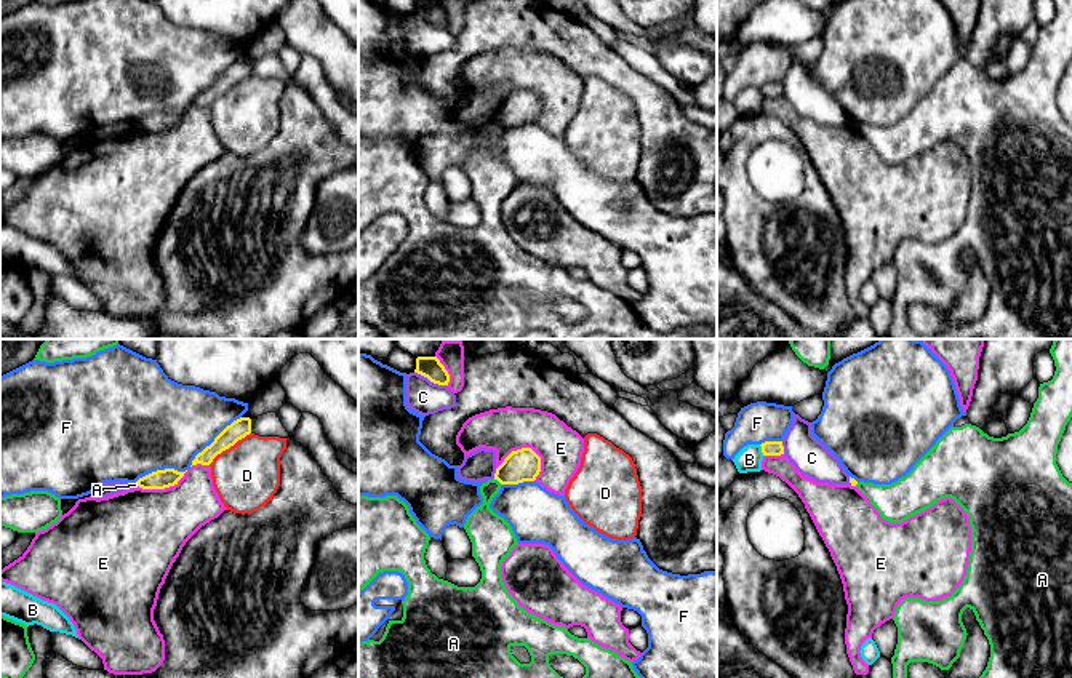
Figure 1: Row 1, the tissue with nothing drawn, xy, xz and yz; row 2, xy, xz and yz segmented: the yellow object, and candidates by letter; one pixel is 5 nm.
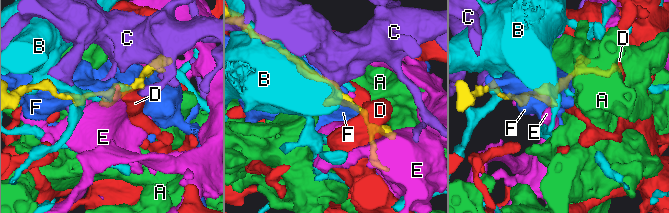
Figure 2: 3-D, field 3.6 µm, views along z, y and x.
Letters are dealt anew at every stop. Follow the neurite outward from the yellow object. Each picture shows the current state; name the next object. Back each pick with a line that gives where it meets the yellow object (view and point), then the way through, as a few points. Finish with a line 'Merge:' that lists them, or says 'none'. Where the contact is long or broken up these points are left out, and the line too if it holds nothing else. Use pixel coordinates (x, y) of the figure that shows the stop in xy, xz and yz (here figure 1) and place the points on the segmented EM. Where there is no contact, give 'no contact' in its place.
Merge: none

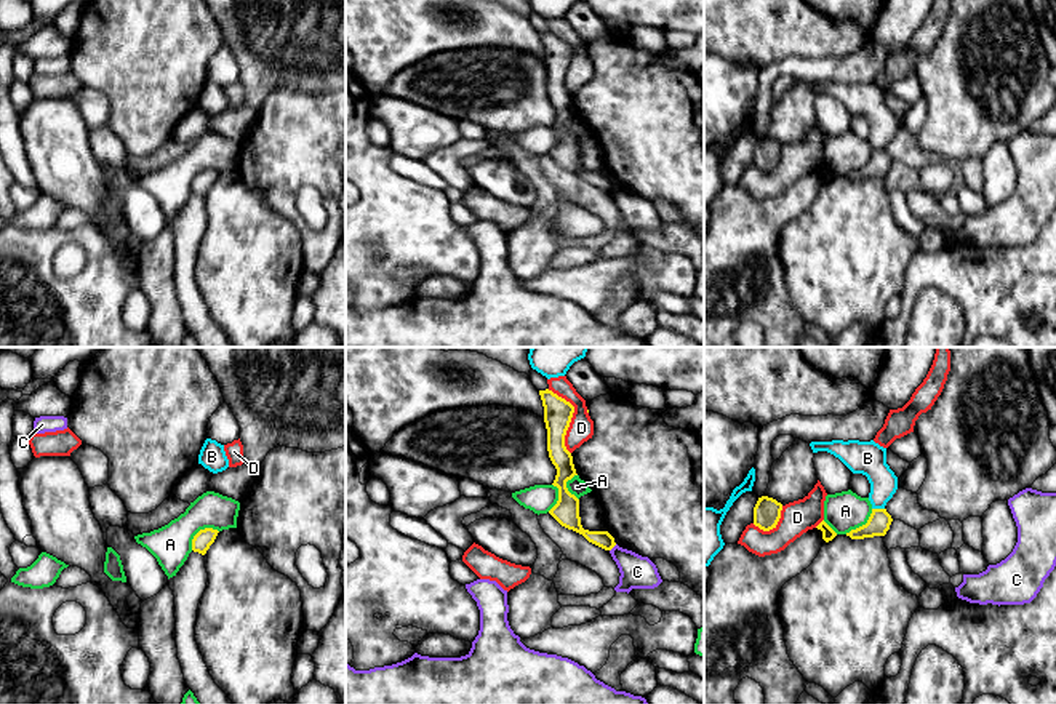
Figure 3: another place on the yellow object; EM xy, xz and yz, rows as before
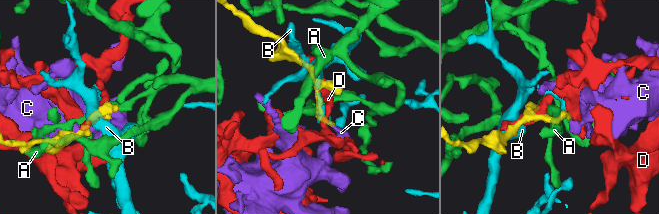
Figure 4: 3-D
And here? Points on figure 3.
Merge: none

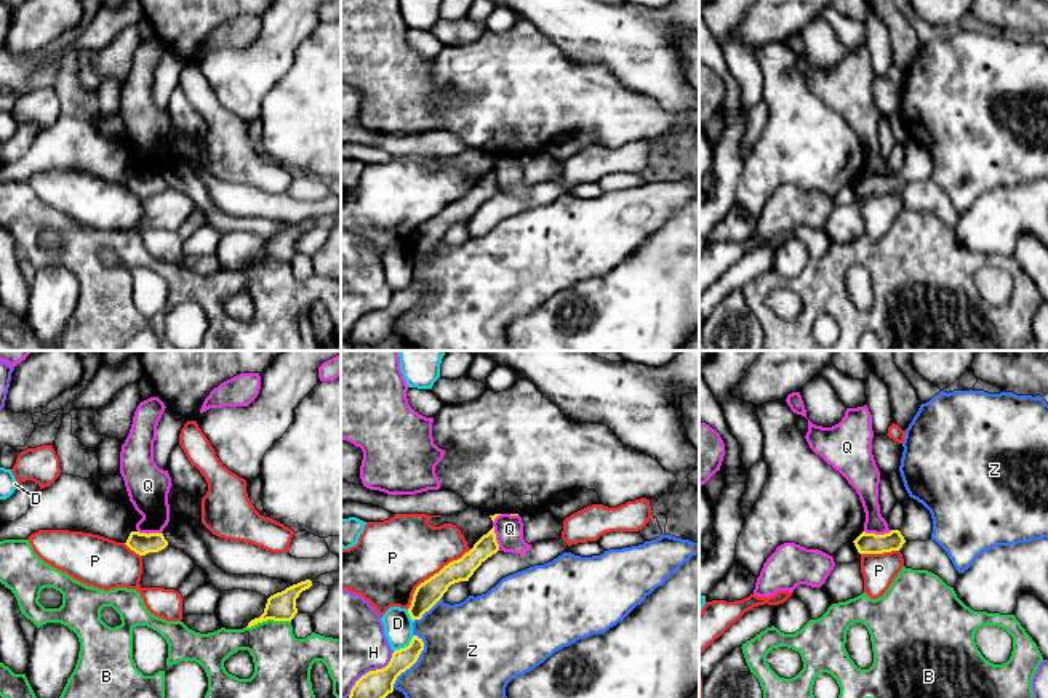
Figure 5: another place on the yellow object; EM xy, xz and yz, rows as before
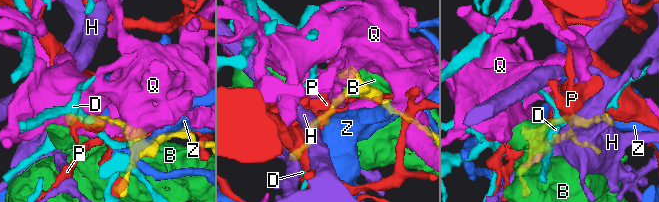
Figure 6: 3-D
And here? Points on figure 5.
Merge: none

